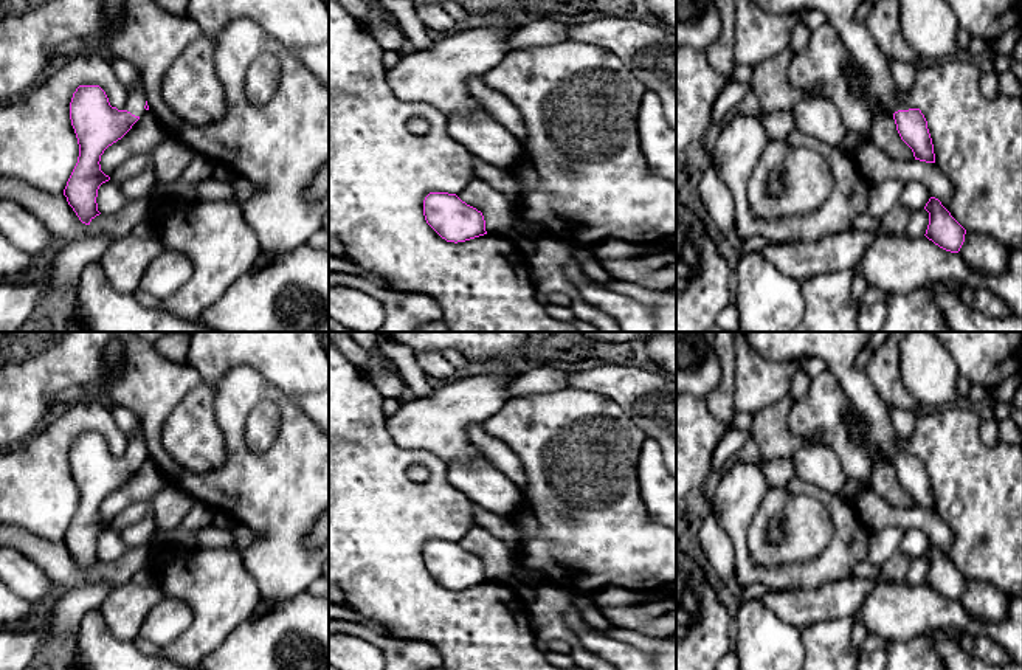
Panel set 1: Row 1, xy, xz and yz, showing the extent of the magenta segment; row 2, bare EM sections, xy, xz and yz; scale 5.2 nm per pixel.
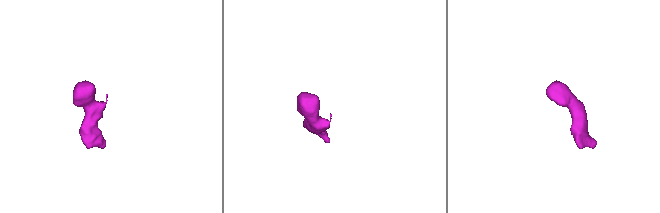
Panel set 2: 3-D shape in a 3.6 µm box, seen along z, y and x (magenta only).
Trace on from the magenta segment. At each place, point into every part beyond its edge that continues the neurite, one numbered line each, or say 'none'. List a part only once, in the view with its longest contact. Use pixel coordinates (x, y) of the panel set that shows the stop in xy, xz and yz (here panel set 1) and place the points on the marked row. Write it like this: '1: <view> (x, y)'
1: yz (841, 14)

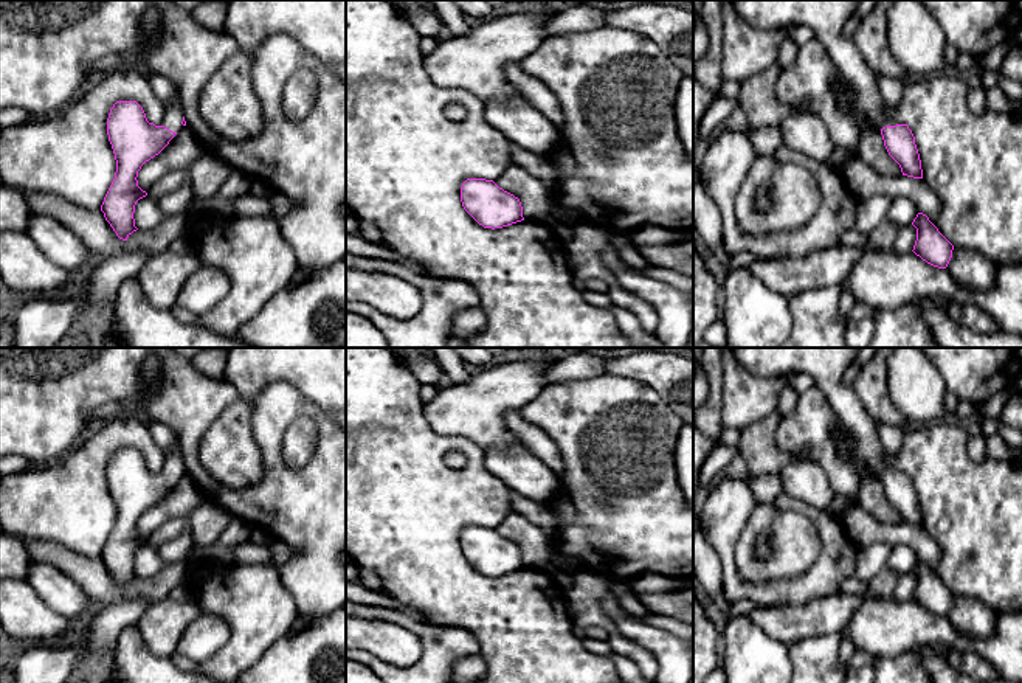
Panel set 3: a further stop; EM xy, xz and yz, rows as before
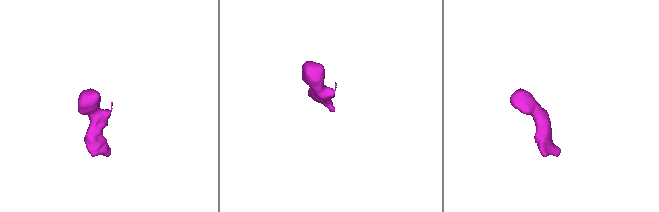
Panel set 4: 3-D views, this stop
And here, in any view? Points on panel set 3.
1: yz (827, 19)

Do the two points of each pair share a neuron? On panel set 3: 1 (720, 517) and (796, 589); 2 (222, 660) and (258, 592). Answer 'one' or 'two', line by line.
1: one
2: one

